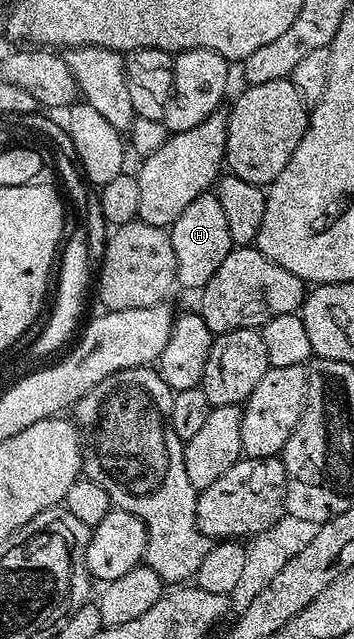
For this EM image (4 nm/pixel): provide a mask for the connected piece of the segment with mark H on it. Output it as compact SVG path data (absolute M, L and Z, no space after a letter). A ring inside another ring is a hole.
M213 192L197 196L181 216L169 228L173 256L177 256L176 283L187 290L202 291L209 280L213 280L213 272L221 268L221 260L229 256L233 243L229 236L229 224L225 220L225 212L221 208L221 200Z

